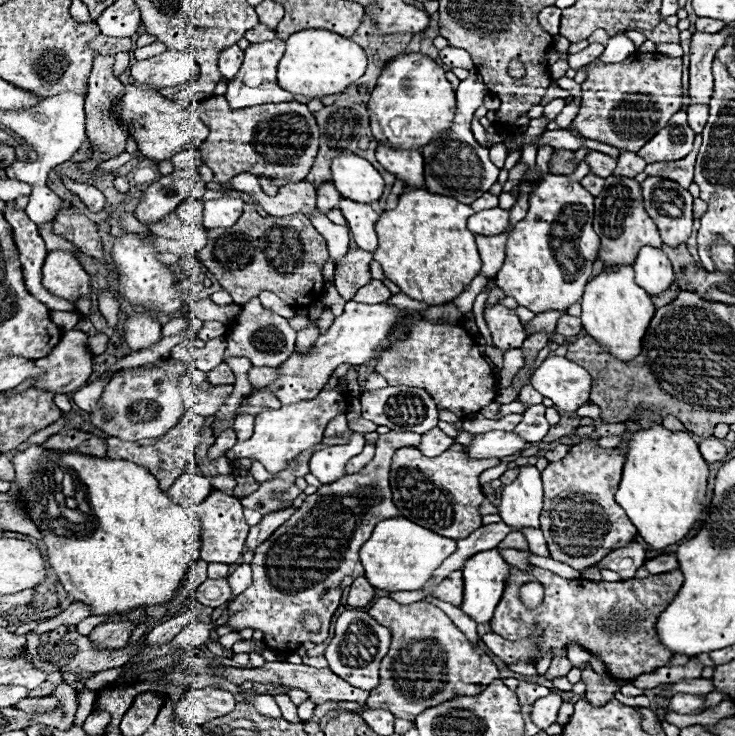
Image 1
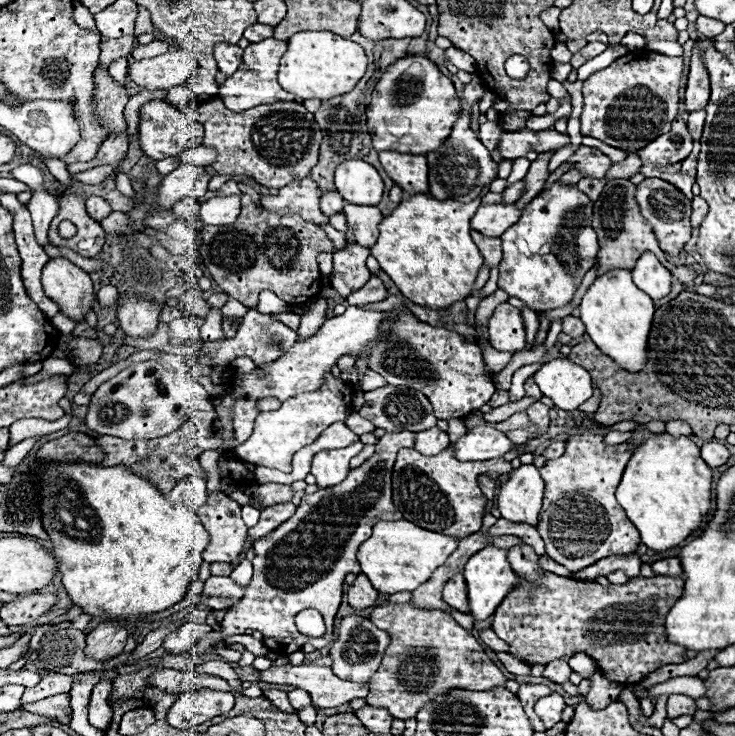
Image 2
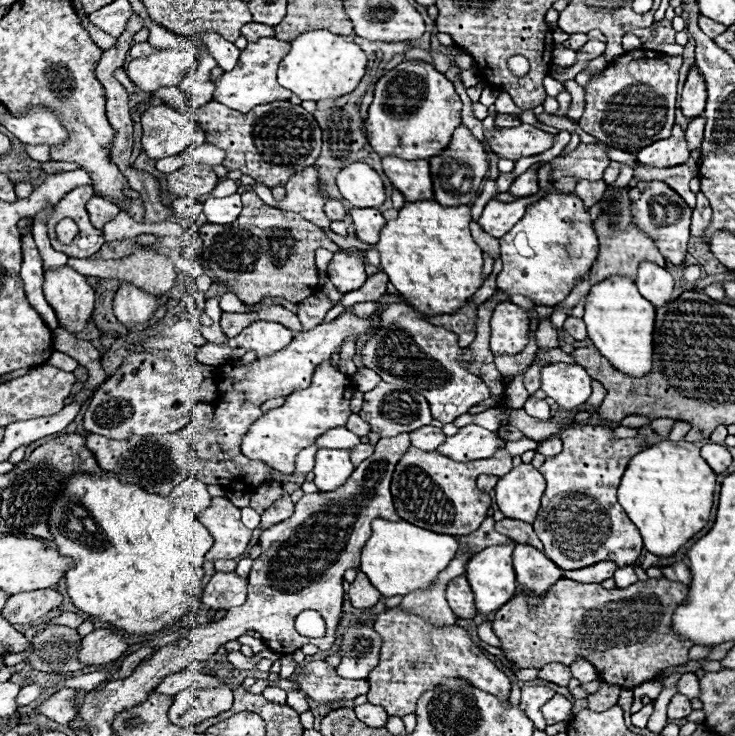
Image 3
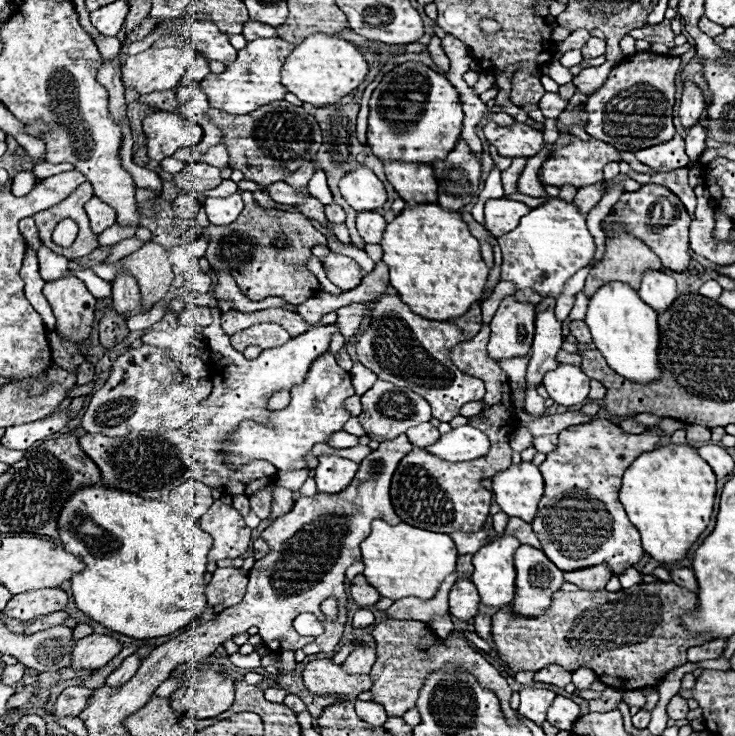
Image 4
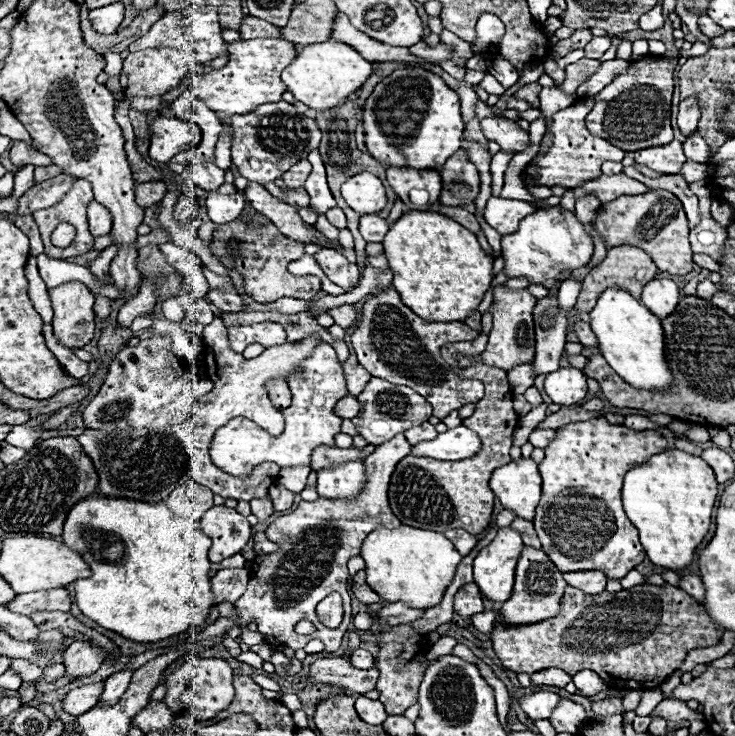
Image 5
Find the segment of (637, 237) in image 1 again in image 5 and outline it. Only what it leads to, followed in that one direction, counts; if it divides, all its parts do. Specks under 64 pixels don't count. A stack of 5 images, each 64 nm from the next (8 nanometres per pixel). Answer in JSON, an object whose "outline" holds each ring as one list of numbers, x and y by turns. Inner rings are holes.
{"outline":[[620,244,620,246,614,246,608,250,606,258,588,272,588,276,584,278,582,282,582,292,578,296,578,302,576,302,576,310,582,310,582,312,588,312,594,308,600,292,604,292,604,288,612,288,612,286,618,286,618,288,624,288,628,290,632,296,640,298,640,292,642,292,642,284,644,280,652,280,656,276,658,268,654,264,654,260,642,250,642,248,636,248,632,244]]}

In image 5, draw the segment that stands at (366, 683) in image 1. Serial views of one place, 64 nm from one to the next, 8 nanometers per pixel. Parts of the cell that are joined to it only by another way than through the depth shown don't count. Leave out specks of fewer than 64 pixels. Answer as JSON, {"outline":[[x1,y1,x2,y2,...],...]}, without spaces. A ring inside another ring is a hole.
{"outline":[[358,648,358,650,354,650,354,652,352,652,352,656,350,656,350,664,352,664,354,668,368,670,368,668,372,668,372,666,374,666,374,656,372,656,368,650]]}

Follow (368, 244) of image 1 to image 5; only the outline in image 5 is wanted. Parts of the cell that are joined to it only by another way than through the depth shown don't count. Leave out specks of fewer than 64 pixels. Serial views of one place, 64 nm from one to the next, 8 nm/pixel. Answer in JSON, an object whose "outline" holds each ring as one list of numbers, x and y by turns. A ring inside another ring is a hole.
{"outline":[[364,214,360,218,360,234,366,242,382,242,384,232,388,232,388,224,384,218,376,214]]}

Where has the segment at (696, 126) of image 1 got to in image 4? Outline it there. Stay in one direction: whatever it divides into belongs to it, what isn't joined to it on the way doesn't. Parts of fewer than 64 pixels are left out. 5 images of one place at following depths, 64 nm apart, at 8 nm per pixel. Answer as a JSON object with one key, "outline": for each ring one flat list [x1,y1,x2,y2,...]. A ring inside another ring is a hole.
{"outline":[[698,120,692,128,688,128,684,140,686,140,686,152,690,160,700,160,700,154,704,152,704,140,706,140,702,120]]}

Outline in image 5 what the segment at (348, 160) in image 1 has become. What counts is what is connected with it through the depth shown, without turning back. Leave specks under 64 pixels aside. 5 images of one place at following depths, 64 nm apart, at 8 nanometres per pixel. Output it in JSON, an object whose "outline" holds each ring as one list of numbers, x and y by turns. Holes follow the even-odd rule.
{"outline":[[370,172,350,176,342,184,342,196,358,214,376,214,386,206,386,190,380,178,372,176]]}

